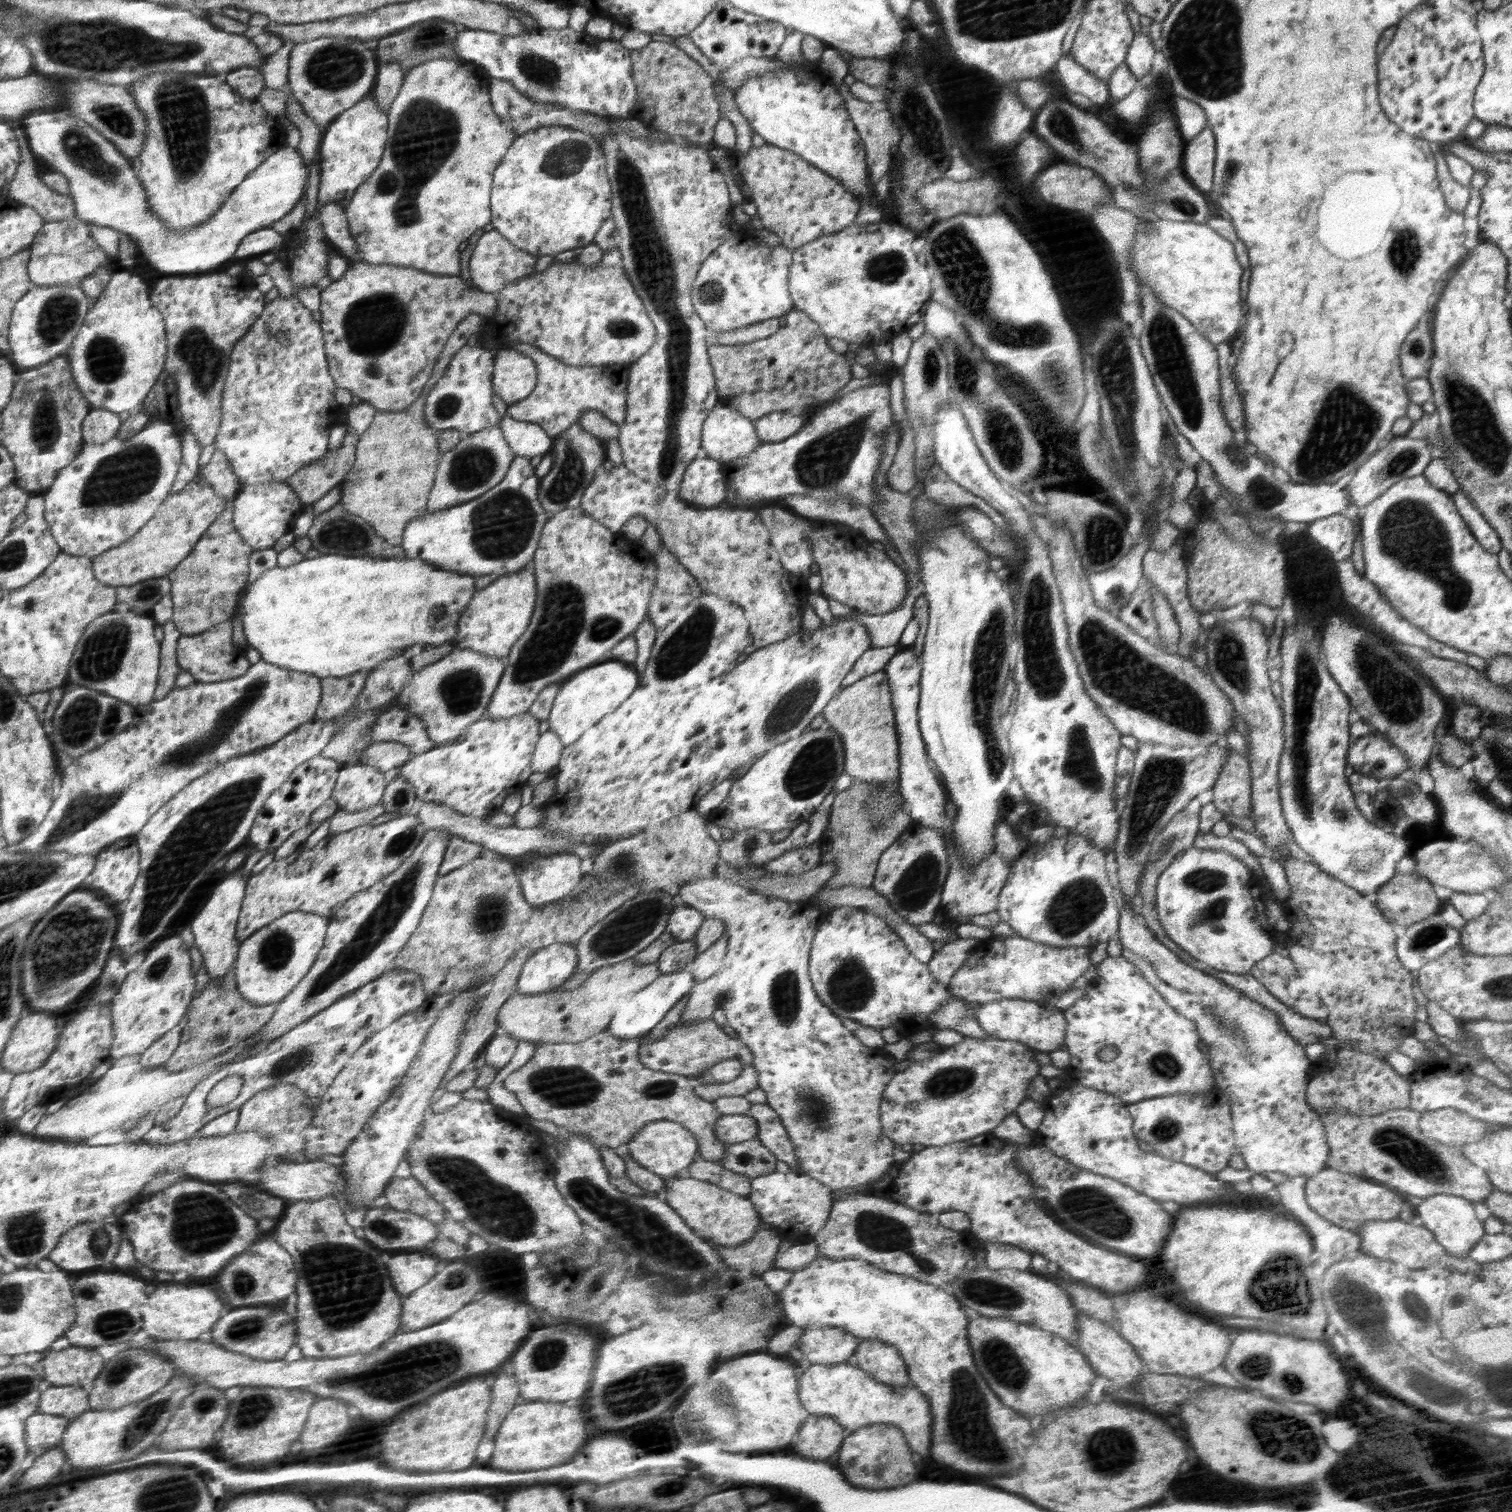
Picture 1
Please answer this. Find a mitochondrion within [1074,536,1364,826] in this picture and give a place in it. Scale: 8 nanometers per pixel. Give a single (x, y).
(1119, 670)

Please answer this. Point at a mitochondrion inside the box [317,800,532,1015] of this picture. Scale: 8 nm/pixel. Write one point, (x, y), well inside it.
(492, 913)

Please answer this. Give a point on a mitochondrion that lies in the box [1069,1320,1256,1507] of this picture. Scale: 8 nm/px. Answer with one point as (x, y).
(1110, 1450)

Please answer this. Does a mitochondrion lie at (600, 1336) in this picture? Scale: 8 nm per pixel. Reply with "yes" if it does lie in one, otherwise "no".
no

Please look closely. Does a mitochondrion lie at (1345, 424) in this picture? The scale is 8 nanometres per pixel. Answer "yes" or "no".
yes

